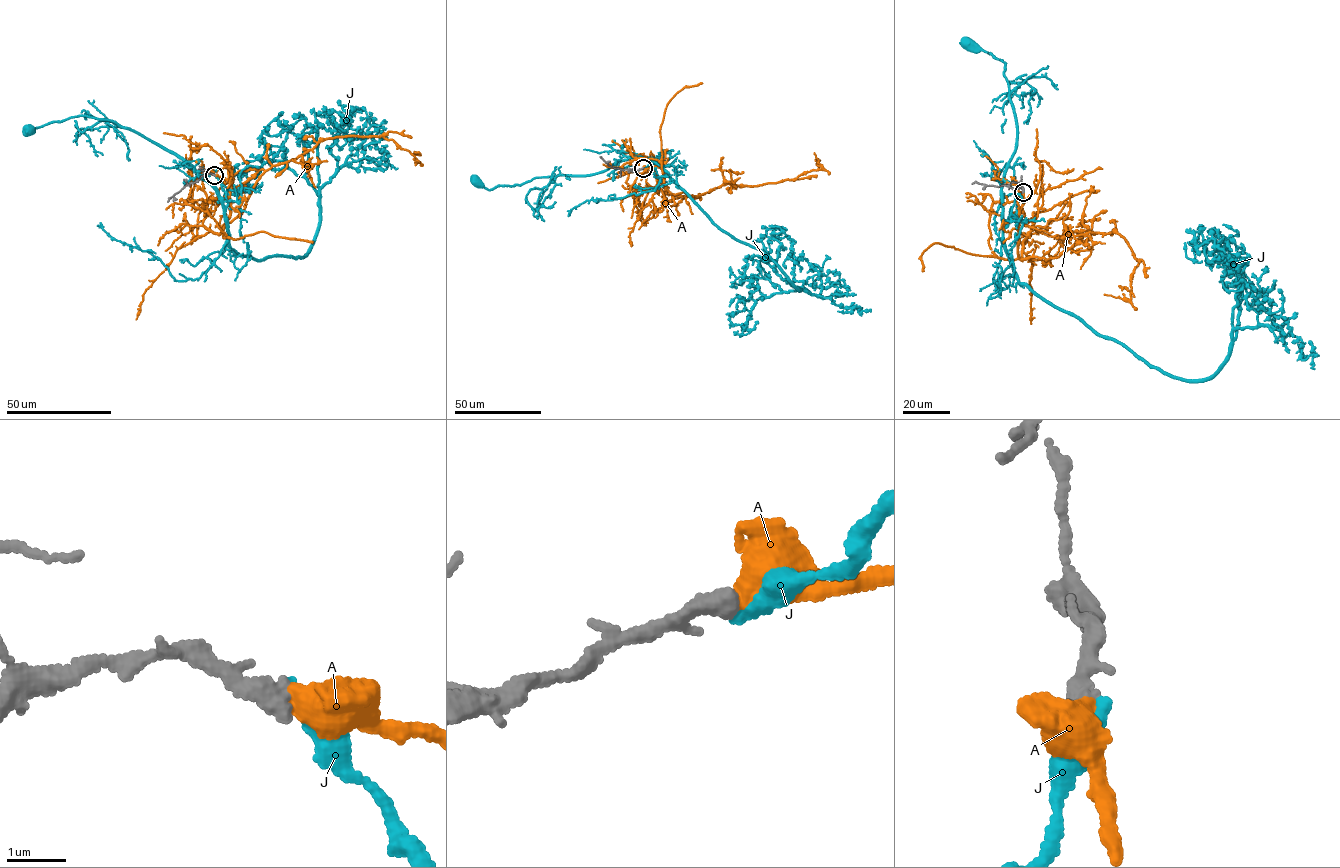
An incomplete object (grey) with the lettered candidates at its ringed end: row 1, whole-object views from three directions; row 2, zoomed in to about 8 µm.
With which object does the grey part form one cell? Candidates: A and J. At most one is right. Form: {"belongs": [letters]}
{"belongs": ["A"]}

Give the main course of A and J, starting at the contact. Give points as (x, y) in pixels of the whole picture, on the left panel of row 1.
A: (214, 175), (230, 187), (221, 233), (242, 213), (261, 175), (319, 141), (382, 136), (408, 151), (415, 165)
J: (214, 175), (226, 193), (226, 206), (217, 191), (173, 153), (112, 121), (80, 116), (29, 129)

